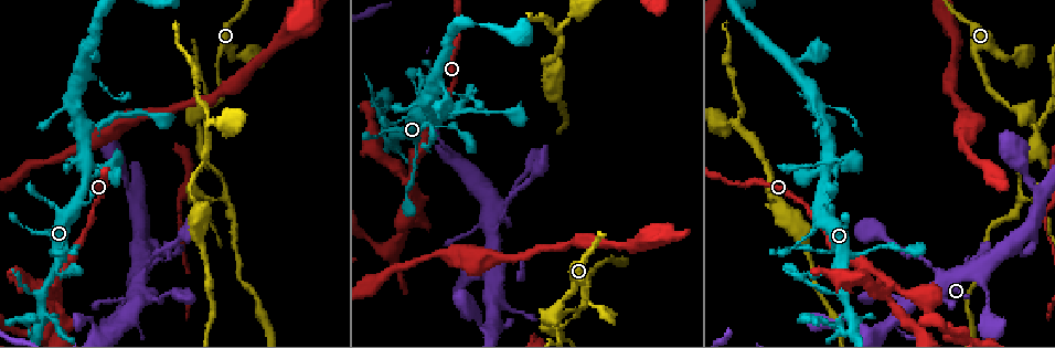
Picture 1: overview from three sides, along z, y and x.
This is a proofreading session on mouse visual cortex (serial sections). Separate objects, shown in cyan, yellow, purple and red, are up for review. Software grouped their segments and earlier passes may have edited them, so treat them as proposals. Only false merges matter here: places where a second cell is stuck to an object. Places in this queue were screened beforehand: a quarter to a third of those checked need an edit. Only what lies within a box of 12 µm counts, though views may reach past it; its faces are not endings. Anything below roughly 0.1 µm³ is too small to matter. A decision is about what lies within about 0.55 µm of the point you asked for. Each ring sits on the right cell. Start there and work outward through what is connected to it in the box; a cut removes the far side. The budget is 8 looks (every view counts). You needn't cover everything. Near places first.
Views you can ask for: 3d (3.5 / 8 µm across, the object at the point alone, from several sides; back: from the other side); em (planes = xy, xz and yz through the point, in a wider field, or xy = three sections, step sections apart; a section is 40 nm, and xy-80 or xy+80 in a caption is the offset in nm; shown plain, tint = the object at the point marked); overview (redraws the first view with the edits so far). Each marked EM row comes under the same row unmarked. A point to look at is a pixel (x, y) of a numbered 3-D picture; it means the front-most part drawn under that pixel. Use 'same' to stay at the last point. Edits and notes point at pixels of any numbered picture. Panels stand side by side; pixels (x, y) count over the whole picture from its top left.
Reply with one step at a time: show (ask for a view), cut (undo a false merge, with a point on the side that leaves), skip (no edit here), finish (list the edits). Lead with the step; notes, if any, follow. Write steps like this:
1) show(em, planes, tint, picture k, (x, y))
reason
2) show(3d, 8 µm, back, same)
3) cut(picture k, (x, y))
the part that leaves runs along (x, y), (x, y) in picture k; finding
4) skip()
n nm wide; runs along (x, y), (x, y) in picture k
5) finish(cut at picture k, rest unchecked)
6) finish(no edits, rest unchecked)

show(3d, 3.5 µm, picture 1, (843, 262))
abrupt turn

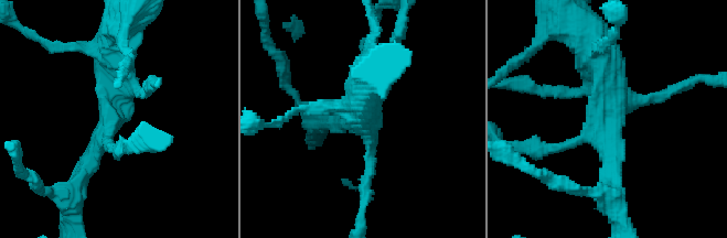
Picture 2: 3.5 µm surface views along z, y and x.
show(em, xy, step 3, tint, picture 2, (113, 119))

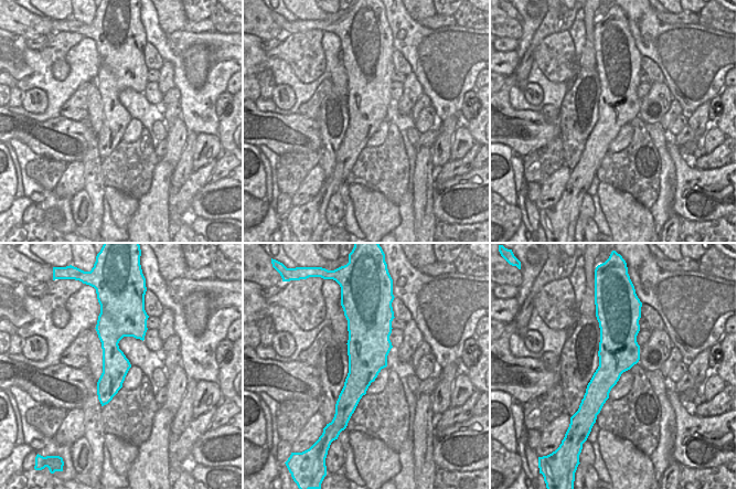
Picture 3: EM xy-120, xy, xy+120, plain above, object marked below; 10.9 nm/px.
skip()
runs along (113, 320), (111, 380), (103, 401) in picture 3; all the same cell

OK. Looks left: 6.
show(3d, 3.5 µm, back, picture 1, (839, 328))
three arms meet

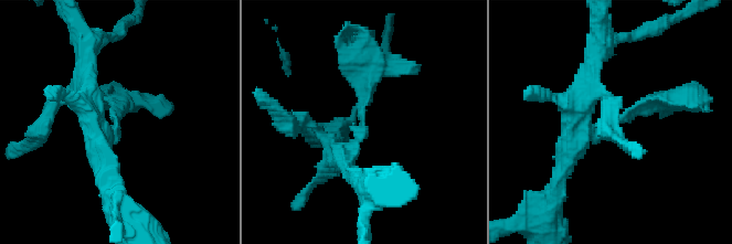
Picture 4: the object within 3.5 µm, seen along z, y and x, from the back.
show(em, planes, tint, picture 4, (360, 122))
3 arms; arms of 250, 300, 350 nm

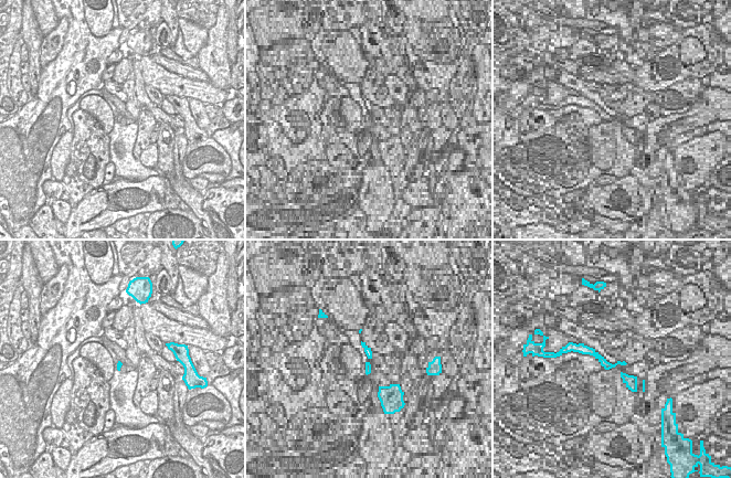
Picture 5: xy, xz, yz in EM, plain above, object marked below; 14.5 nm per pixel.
skip()
one cell here

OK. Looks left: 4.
show(3d, 3.5 µm, picture 1, (406, 180))

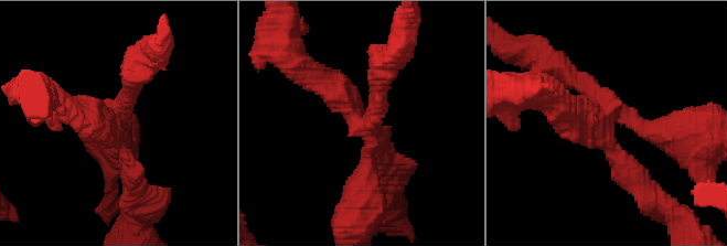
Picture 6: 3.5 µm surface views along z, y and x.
show(em, xy, step 3, tint, picture 6, (123, 107))
4 arms; arms of 200, 300, 300, 350 nm

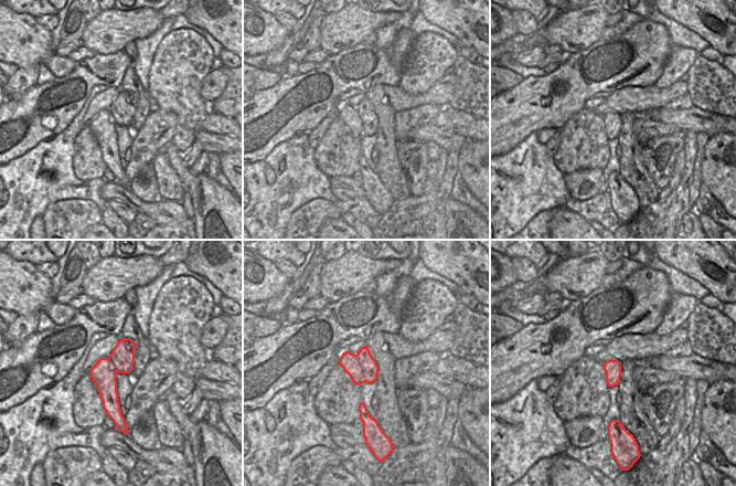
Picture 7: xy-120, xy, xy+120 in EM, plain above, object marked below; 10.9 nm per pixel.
show(em, xy, step 2, tint, same)
another direction

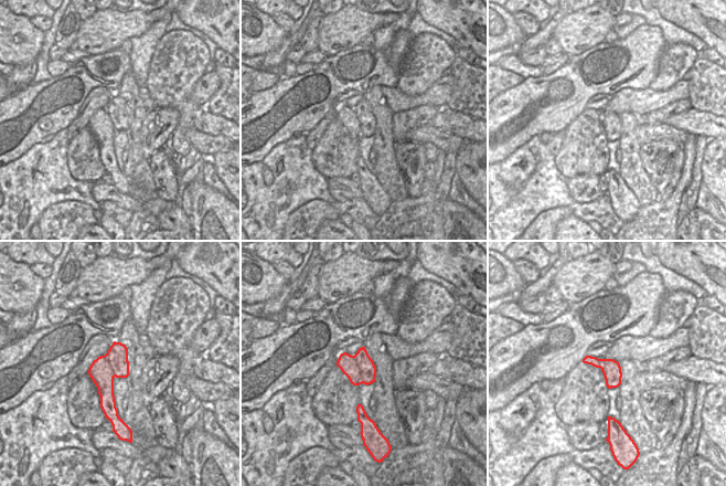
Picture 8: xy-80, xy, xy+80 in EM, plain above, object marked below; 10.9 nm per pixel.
skip()
runs along (556, 67), (644, 129), (677, 132) in picture 6; one cell here

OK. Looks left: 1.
finish(no edits, rest unchecked)

